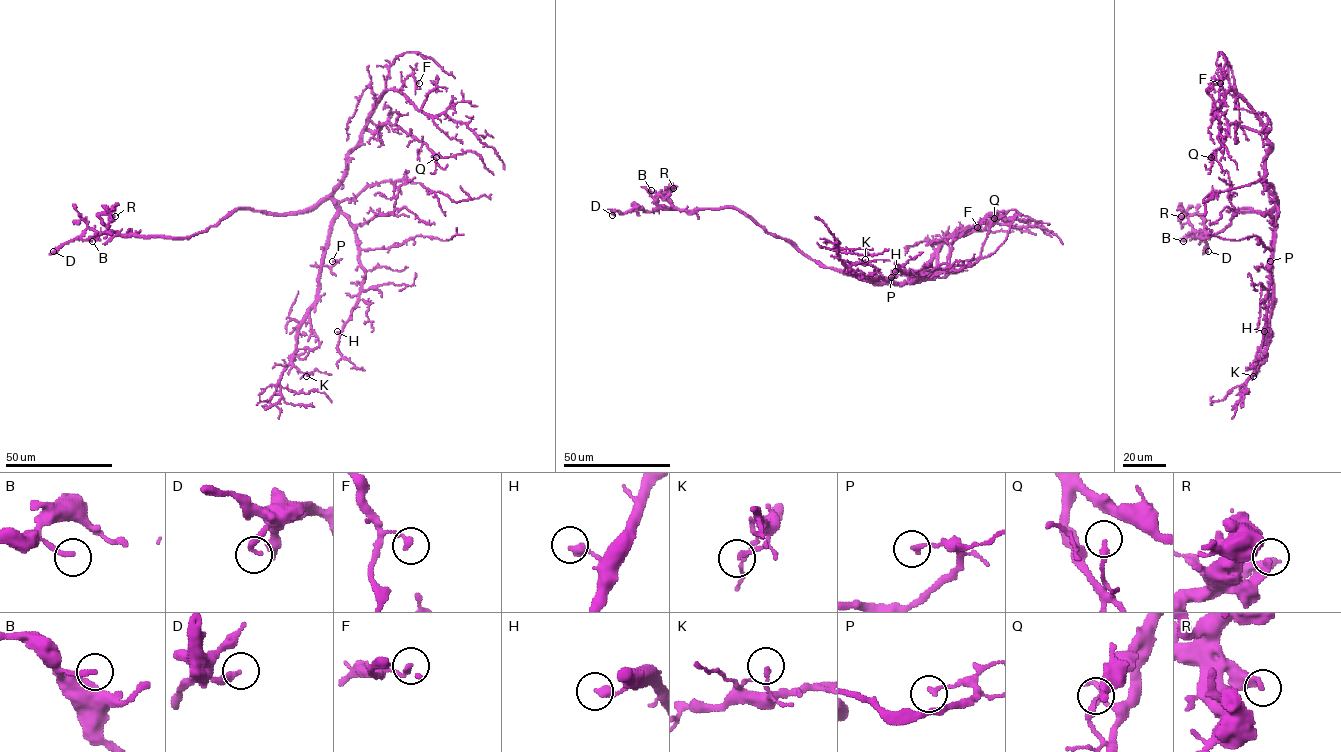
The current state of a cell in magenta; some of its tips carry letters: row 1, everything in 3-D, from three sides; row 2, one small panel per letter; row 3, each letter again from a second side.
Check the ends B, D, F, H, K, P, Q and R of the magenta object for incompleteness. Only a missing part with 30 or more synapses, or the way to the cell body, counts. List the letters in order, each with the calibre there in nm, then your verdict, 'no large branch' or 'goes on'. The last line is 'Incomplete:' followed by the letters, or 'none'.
B: 200 nm | no large branch
D: 260 nm | no large branch
F: 220 nm | no large branch
H: 260 nm | no large branch
K: 180 nm | no large branch
P: 150 nm | no large branch
Q: 240 nm | no large branch
R: 260 nm | no large branch
Incomplete: none

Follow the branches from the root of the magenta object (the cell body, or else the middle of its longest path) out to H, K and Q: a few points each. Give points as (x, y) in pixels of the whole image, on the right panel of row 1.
H: (1275, 202), (1278, 215), (1265, 301), (1264, 331)
K: (1275, 202), (1277, 214), (1273, 238), (1272, 310), (1268, 345), (1264, 359), (1253, 376)
Q: (1275, 202), (1274, 195), (1264, 186), (1269, 129), (1251, 130), (1231, 123), (1212, 161), (1211, 157)

